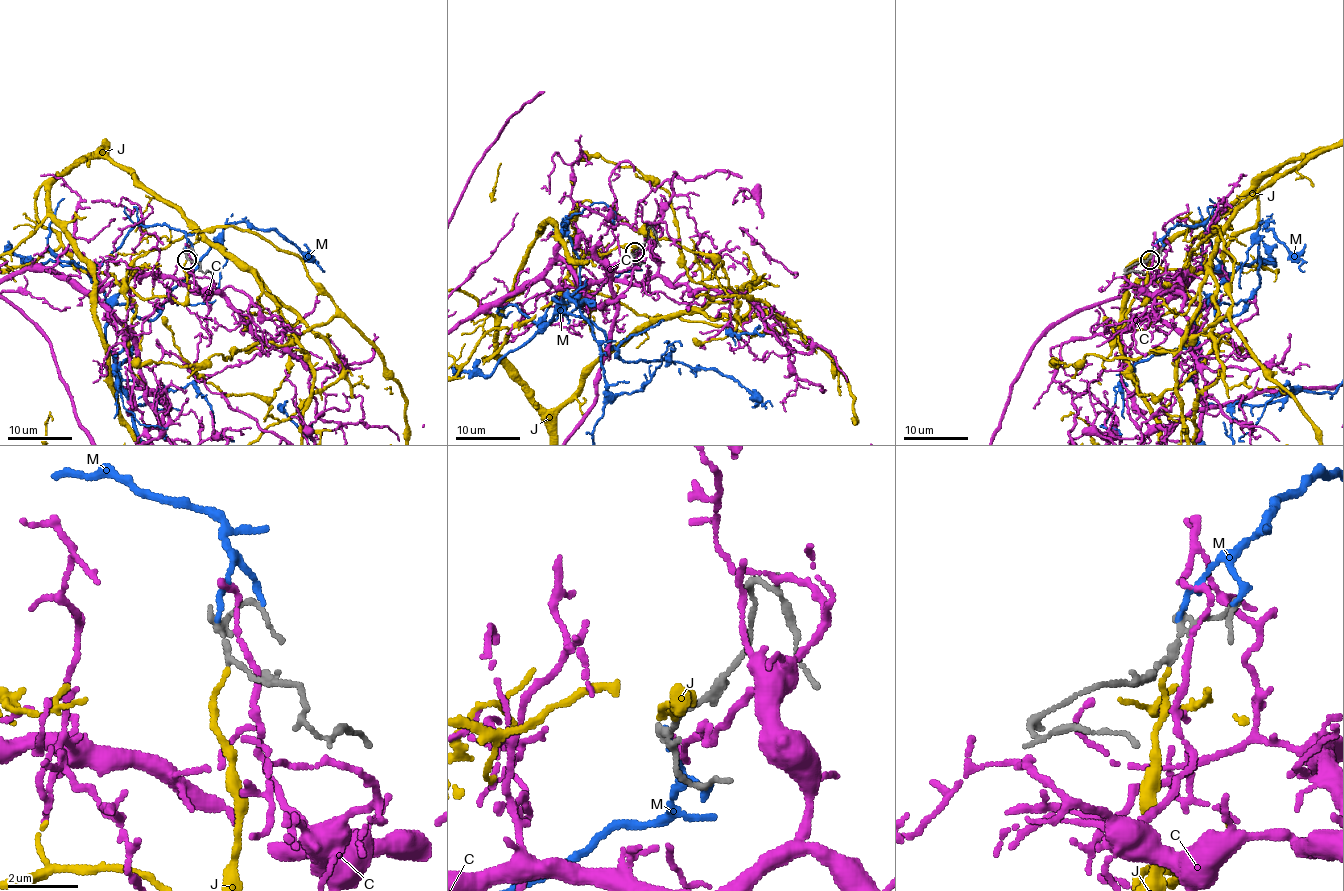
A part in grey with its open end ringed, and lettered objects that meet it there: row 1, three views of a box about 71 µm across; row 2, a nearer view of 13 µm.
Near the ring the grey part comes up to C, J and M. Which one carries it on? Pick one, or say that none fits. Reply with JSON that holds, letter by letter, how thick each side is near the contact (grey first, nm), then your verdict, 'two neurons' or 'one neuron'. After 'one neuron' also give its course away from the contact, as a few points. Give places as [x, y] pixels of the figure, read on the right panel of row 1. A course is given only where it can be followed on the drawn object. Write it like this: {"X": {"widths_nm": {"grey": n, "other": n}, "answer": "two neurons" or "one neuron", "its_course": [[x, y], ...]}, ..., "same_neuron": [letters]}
{"C": {"widths_nm": {"grey": 200, "other": 130}, "answer": "two neurons"}, "J": {"widths_nm": {"grey": 160, "other": 120}, "answer": "one neuron"}, "M": {"widths_nm": {"grey": 190, "other": 120}, "answer": "two neurons"}, "same_neuron": ["J"]}

